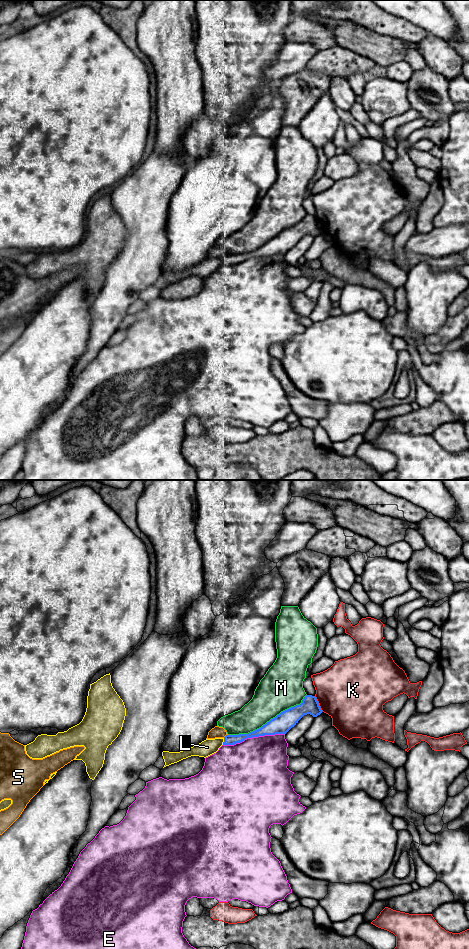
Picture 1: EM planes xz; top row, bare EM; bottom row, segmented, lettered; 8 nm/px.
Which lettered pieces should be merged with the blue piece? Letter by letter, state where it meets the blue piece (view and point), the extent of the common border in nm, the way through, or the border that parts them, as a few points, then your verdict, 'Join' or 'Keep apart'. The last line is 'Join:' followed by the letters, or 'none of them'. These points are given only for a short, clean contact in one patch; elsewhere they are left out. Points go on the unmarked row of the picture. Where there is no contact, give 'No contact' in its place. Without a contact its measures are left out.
E: Touches blue at xz (253, 256). Shared border 500 nm. Keep apart
K: Touches blue at xz (318, 224). Shared border 140 nm. Keep apart
L: Touches blue at xz (224, 261). Shared border 60 nm. Keep apart
M: Touches blue at xz (269, 241). Shared border 700 nm. Keep apart
S: Touches blue at xz (226, 255). Shared border 50 nm. Keep apart
Join: none of them

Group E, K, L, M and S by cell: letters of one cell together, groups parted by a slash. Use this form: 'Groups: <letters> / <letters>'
Groups: E / K / L / M / S

